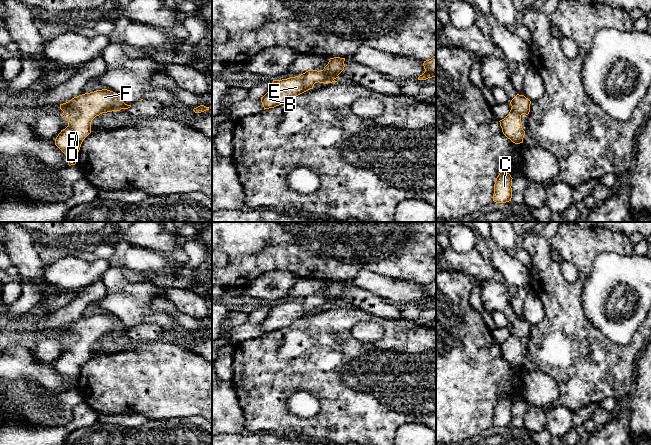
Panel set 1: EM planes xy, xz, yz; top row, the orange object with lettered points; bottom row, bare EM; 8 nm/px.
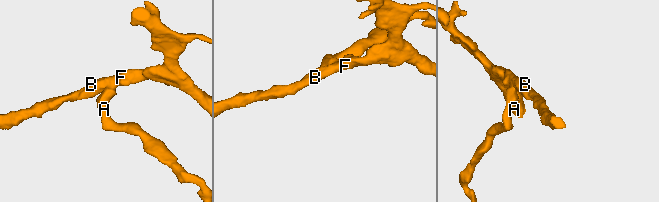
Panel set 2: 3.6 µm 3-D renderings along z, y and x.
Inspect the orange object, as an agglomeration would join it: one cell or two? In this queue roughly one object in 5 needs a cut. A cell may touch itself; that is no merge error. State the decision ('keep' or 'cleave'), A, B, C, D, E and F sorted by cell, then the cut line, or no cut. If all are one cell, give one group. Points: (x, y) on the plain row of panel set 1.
keep; A B C D E F; no cut

